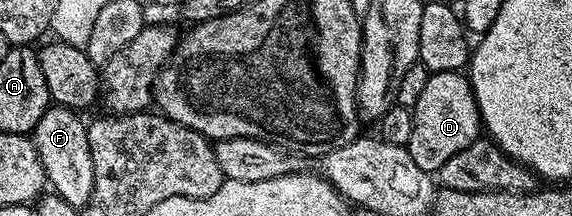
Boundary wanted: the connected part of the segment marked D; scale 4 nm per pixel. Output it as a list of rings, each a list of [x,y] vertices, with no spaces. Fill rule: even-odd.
[[[463,72],[430,73],[413,109],[413,134],[406,148],[421,170],[435,174],[457,150],[465,150],[481,136],[477,98]]]

